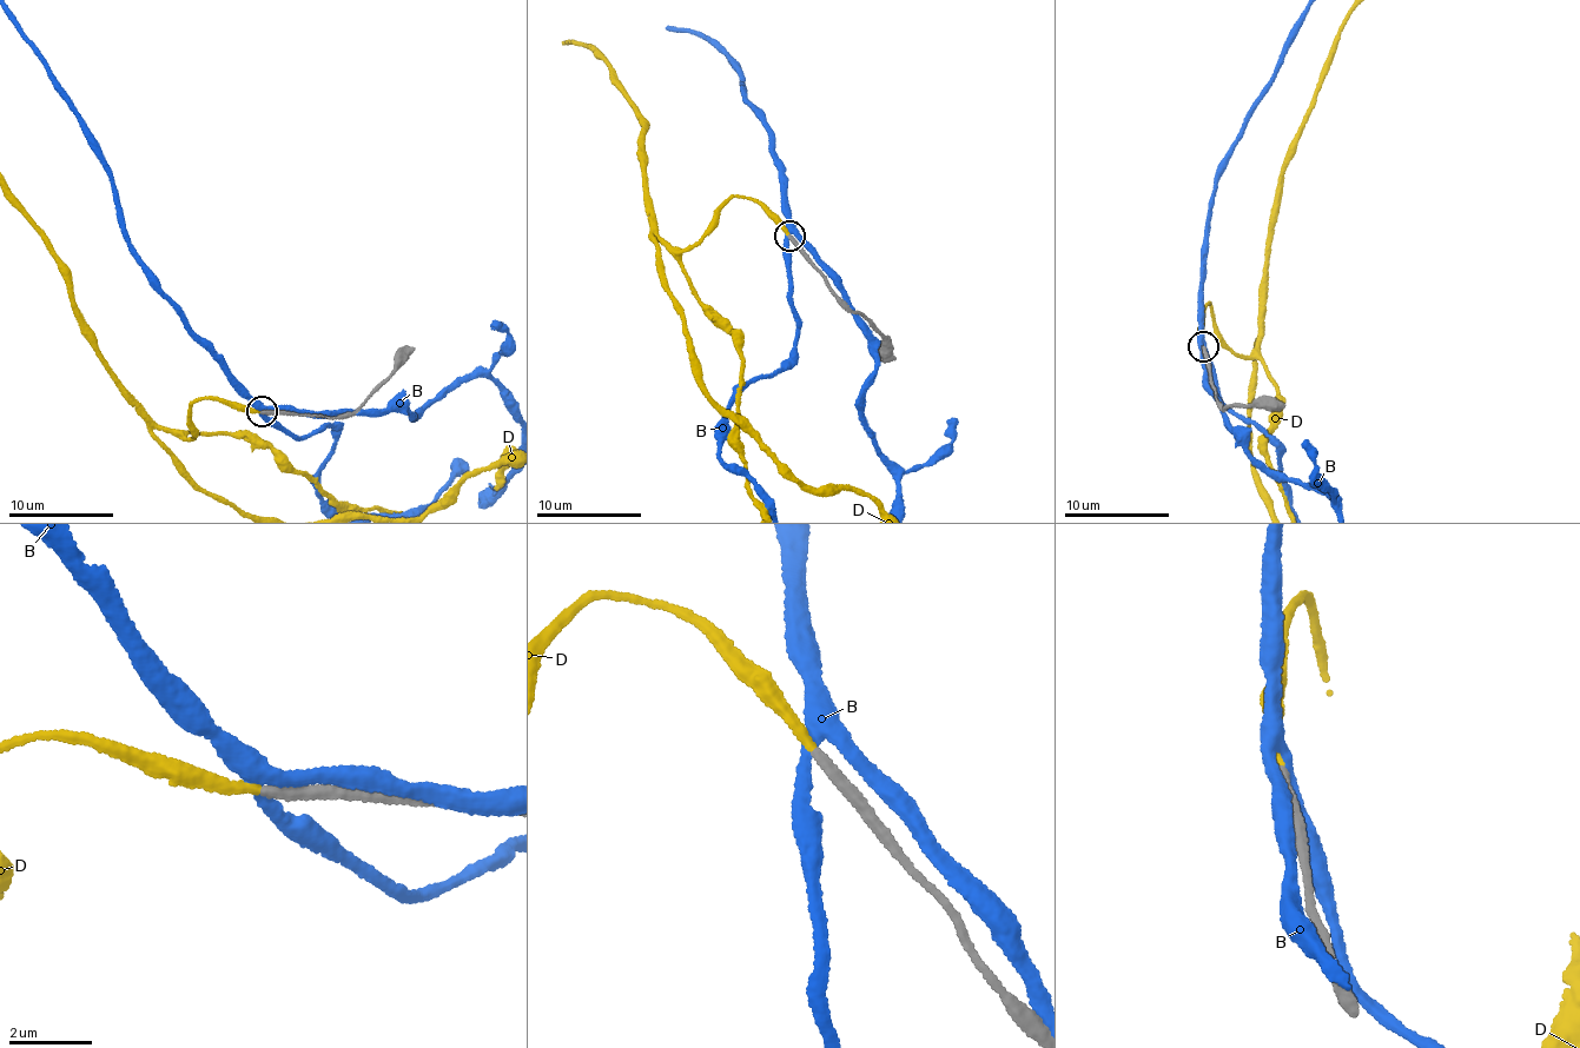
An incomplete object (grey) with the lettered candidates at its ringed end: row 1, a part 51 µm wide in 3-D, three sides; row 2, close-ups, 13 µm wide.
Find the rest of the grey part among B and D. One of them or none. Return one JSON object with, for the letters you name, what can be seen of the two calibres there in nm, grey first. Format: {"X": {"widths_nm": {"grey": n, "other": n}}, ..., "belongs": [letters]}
{"D": {"widths_nm": {"grey": 280, "other": 240}}, "belongs": ["D"]}

